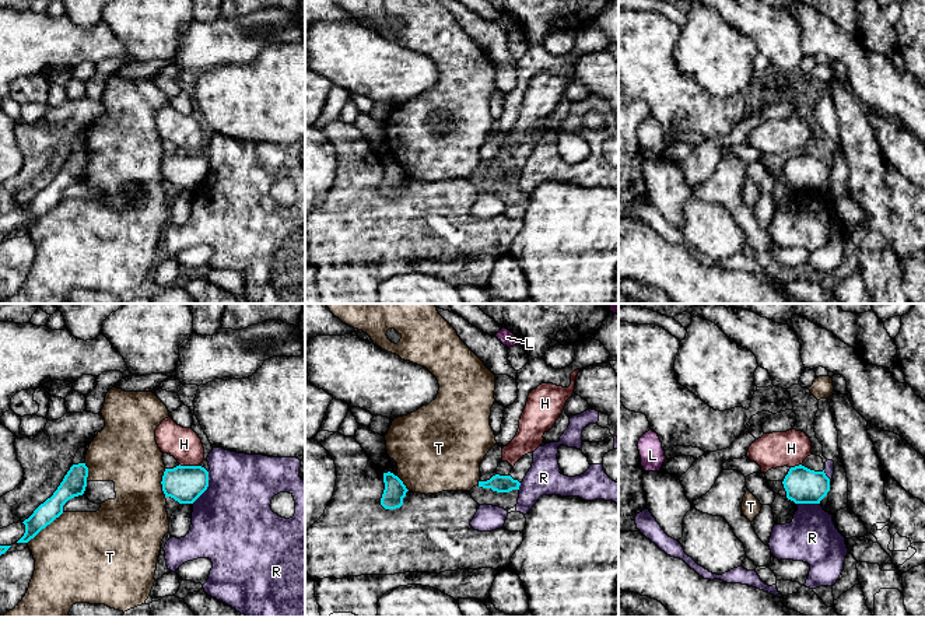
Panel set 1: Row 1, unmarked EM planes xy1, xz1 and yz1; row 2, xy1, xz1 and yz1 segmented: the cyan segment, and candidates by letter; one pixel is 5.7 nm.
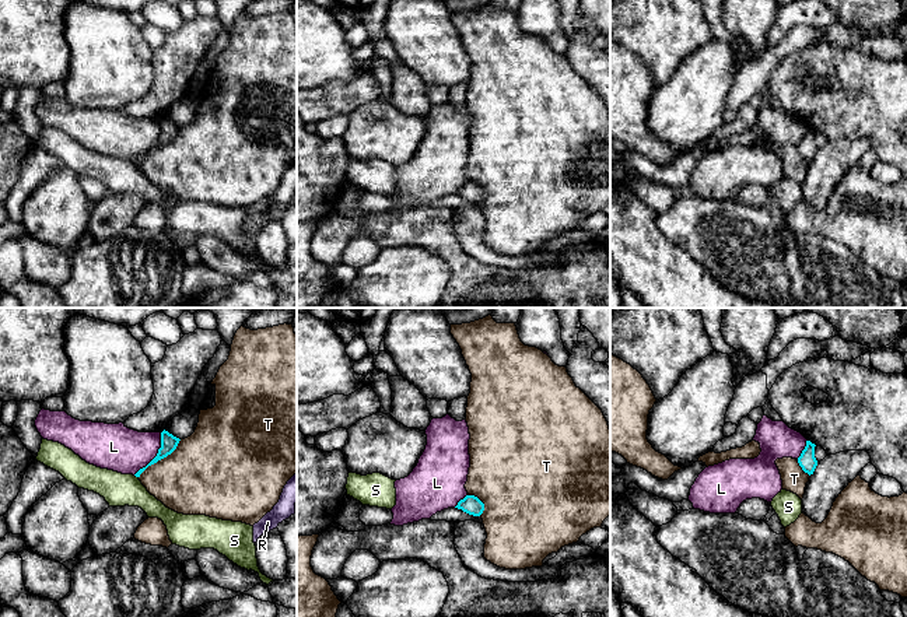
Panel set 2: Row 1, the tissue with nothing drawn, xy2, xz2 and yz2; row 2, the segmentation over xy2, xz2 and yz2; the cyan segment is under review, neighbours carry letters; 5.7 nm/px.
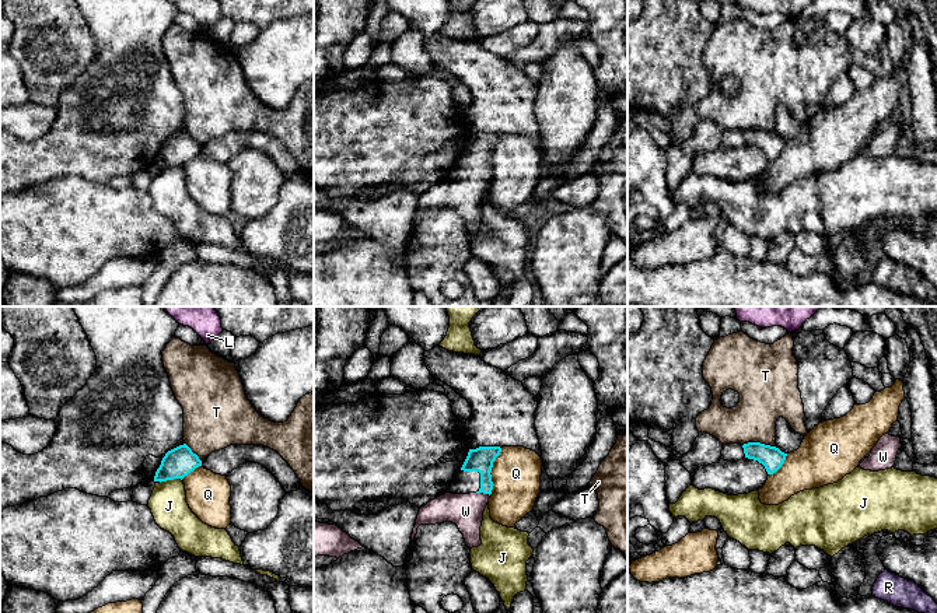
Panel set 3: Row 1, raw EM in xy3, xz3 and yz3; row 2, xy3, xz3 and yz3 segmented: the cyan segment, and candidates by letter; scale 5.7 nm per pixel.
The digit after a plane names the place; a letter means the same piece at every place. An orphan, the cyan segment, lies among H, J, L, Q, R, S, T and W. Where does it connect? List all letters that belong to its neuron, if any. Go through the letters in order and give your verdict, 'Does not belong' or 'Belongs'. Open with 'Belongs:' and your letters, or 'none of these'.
Belongs: W
H: Does not belong
J: Does not belong
L: Does not belong
Q: Does not belong
R: Does not belong
S: Does not belong
T: Does not belong
W: Belongs

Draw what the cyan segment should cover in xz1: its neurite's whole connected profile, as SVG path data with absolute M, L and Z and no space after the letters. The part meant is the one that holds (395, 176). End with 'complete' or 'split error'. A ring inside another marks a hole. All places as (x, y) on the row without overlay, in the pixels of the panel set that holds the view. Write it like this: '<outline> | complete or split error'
M390 158L383 159L383 169L385 176L381 185L381 192L385 196L400 194L403 192L403 185L406 183L406 179L409 176L403 171L403 168Z | complete

